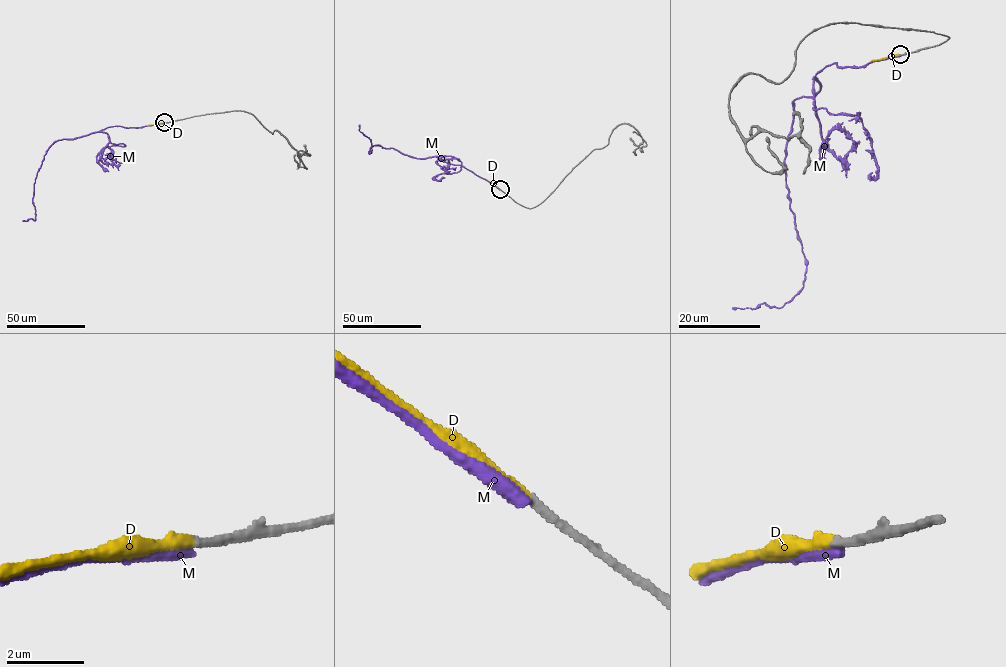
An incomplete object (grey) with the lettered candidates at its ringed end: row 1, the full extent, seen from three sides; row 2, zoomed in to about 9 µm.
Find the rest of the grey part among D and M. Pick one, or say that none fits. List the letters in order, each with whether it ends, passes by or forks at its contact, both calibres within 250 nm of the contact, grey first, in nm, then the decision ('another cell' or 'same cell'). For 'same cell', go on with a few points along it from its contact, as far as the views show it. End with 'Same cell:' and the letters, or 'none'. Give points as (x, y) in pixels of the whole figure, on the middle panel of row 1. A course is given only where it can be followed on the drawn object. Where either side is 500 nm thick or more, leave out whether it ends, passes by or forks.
D: it ends there; 240 nm thick on the grey side, 320 nm on the other; same cell; it runs (500, 189), (482, 178)
M: it ends there; 240 nm thick on the grey side, 400 nm on the other; another cell
Same cell: D

